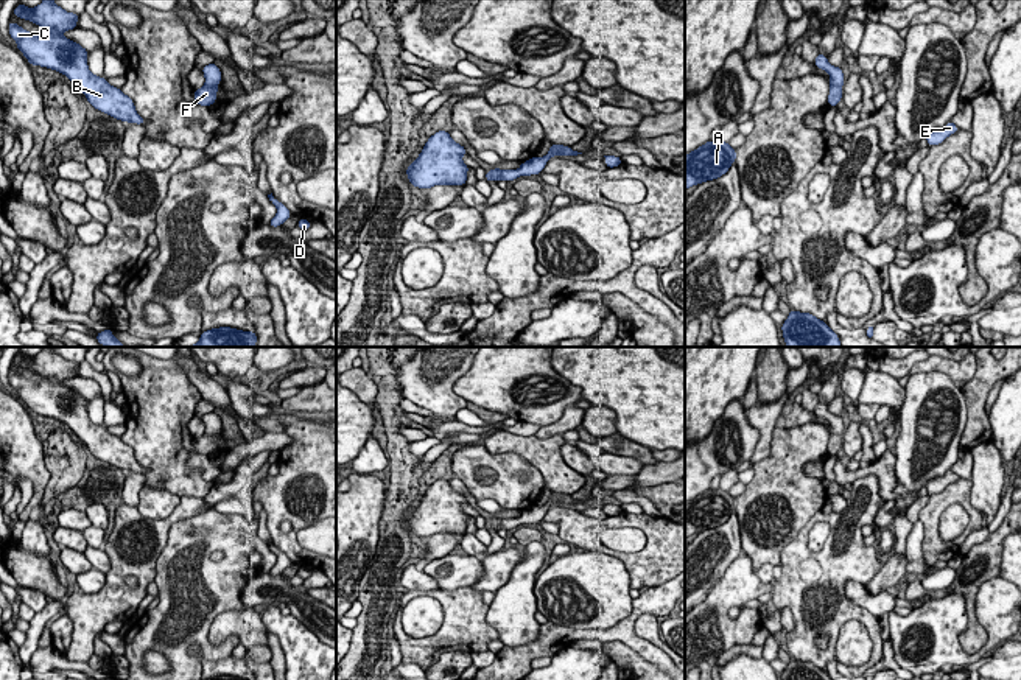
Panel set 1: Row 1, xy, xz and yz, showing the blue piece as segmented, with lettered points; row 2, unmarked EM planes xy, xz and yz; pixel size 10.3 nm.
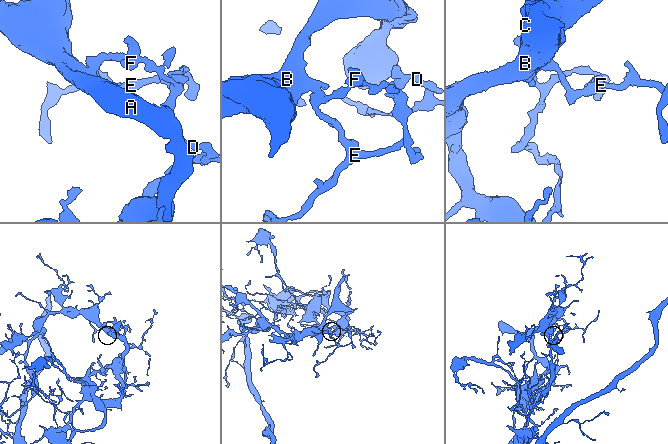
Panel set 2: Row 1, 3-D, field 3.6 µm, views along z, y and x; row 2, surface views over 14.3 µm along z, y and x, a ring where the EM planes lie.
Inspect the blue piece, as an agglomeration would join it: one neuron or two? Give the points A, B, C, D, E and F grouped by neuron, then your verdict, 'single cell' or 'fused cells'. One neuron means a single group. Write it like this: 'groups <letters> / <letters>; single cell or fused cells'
groups A B C E / D F; fused cells

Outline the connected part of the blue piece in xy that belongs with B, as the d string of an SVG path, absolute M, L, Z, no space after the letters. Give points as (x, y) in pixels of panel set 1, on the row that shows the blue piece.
M42 0L36 8L20 3L12 14L44 30L40 34L33 34L11 20L8 25L9 37L16 40L17 50L33 67L40 65L65 75L86 95L89 104L100 112L126 123L146 123L137 114L134 101L121 89L89 70L89 51L62 36L64 31L78 28L79 14L67 12L53 0Z

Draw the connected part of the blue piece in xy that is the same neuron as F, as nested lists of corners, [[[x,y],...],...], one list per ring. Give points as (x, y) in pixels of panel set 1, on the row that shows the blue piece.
[[[202,86],[201,89],[193,90],[195,101],[199,106],[207,106],[207,107],[216,103],[216,93],[218,93],[216,86],[215,87]]]

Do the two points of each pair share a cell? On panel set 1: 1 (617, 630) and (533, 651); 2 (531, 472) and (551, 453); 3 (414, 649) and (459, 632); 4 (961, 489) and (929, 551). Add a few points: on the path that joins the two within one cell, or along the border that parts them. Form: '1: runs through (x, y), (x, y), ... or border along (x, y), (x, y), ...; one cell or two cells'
1: runs through (596, 634), (564, 634), (553, 638); one cell
2: border along (501, 453), (522, 455), (539, 470), (545, 486); two cells
3: runs through (425, 649), (449, 638); one cell
4: runs through (943, 501), (931, 514), (931, 534); one cell

